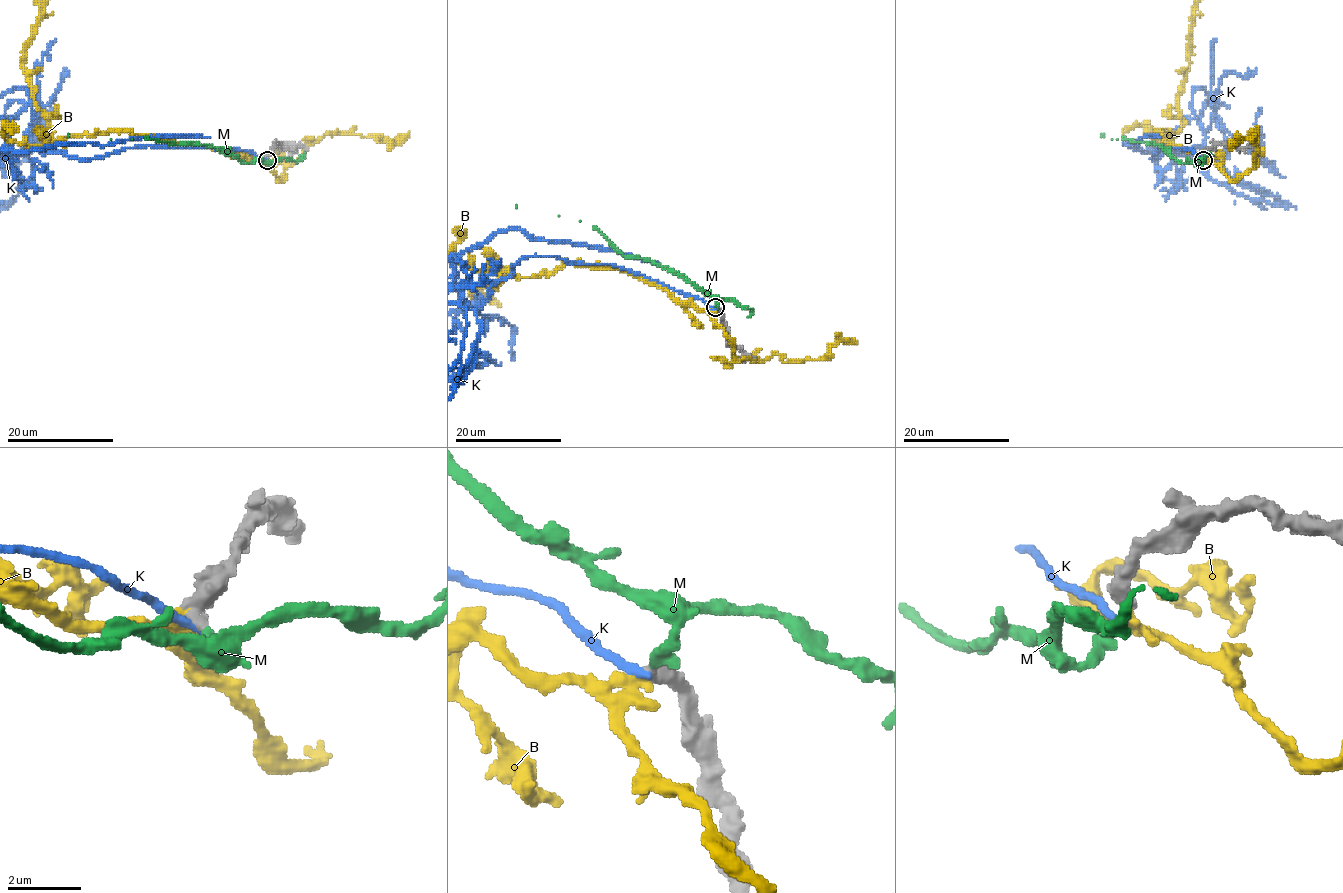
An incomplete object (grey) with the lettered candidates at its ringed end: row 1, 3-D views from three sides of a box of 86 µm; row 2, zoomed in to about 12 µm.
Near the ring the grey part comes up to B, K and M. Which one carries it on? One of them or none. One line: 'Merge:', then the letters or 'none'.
Merge: M

